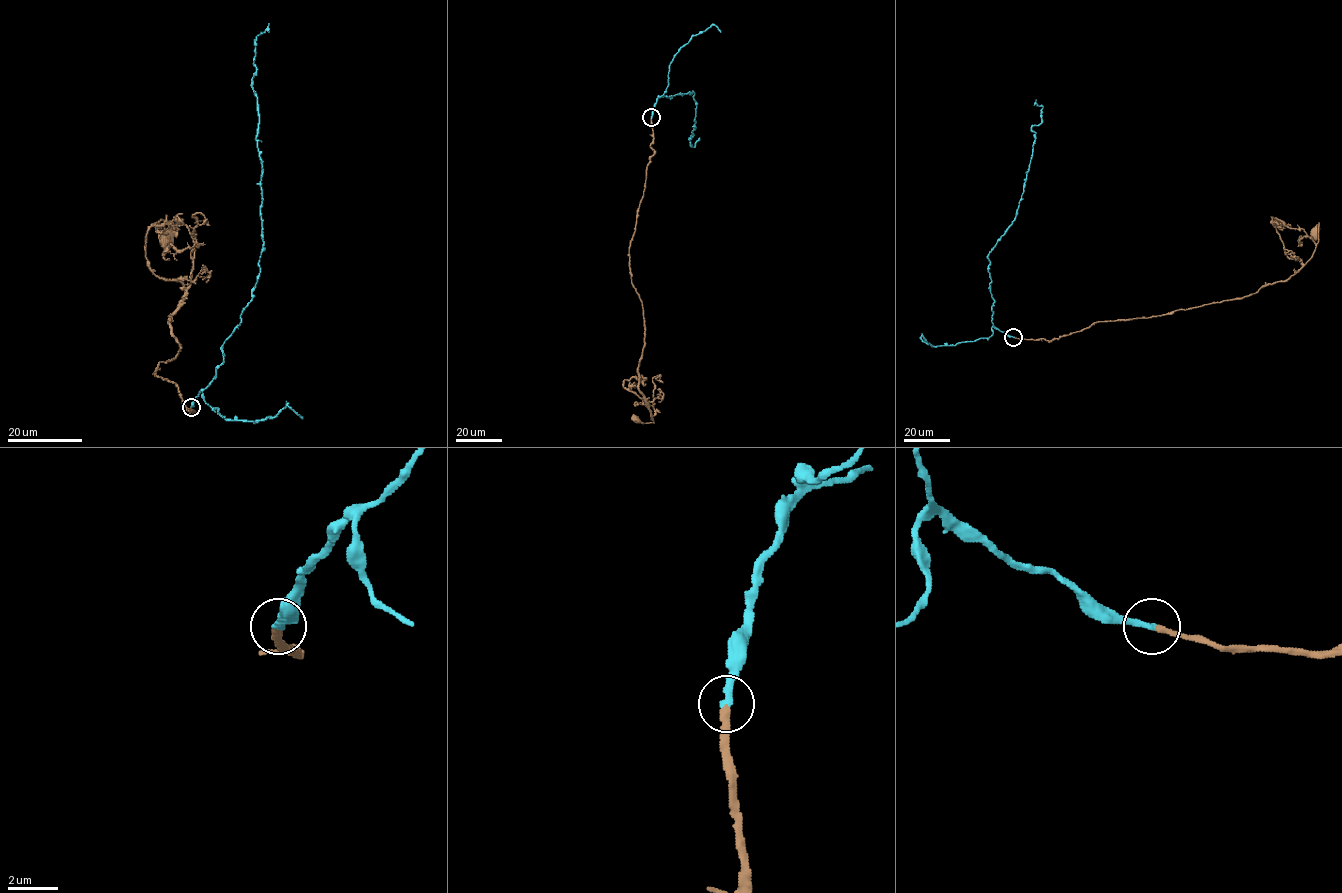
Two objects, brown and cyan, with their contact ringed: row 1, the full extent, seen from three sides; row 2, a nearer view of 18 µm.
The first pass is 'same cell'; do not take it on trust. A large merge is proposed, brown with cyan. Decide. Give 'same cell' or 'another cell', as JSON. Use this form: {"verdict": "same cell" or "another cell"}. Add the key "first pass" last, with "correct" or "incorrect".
{"verdict": "same cell", "first pass": "correct"}

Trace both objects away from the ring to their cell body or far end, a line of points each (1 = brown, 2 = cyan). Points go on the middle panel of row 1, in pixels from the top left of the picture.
1: (651, 117), (654, 154), (629, 249), (631, 281), (644, 320), (639, 391), (653, 422), (635, 418)
2: (651, 117), (656, 100), (662, 96), (670, 98), (693, 92), (695, 127), (690, 145), (700, 140)

